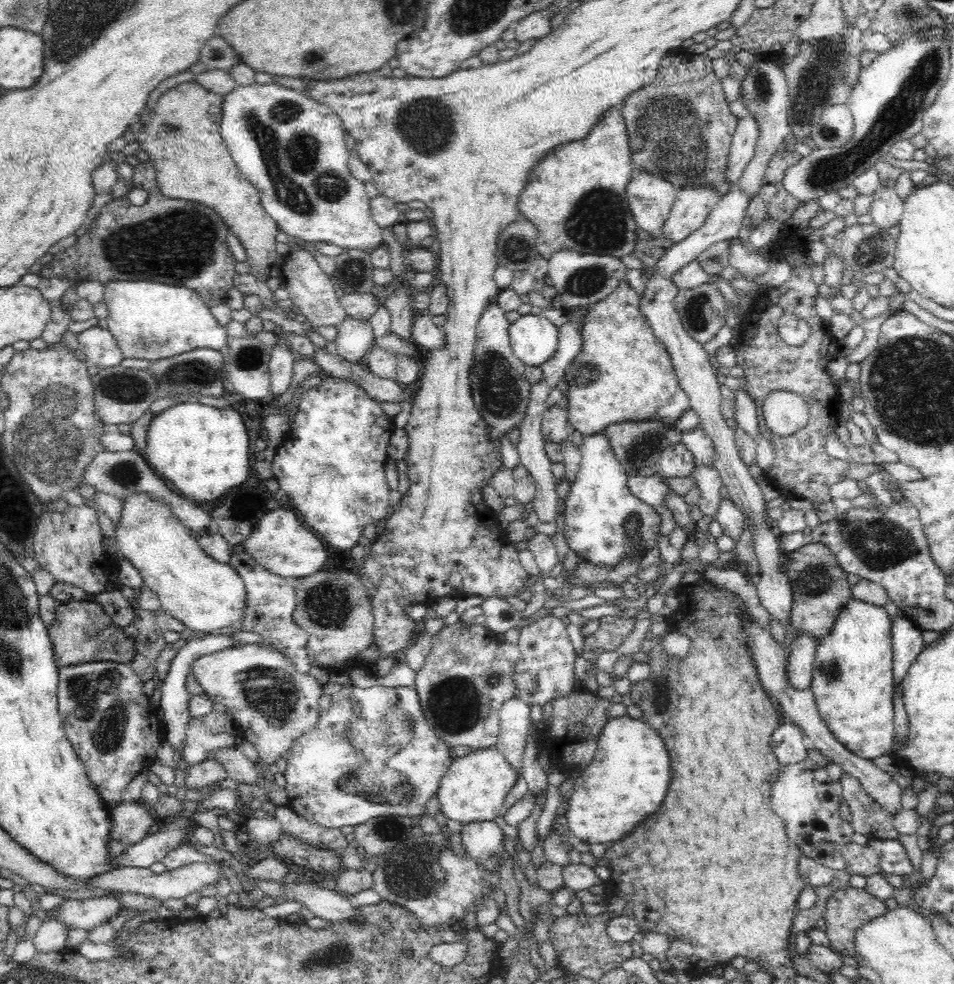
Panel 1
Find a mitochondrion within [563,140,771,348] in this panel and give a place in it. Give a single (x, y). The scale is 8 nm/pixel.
(697, 312)

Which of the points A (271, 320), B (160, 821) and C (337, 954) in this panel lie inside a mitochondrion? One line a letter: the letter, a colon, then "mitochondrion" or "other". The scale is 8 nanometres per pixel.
A: other
B: other
C: mitochondrion

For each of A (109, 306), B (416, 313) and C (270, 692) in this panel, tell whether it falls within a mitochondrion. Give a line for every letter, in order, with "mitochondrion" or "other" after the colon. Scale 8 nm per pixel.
A: other
B: other
C: mitochondrion

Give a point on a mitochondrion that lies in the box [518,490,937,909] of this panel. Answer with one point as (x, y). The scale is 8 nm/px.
(879, 544)

